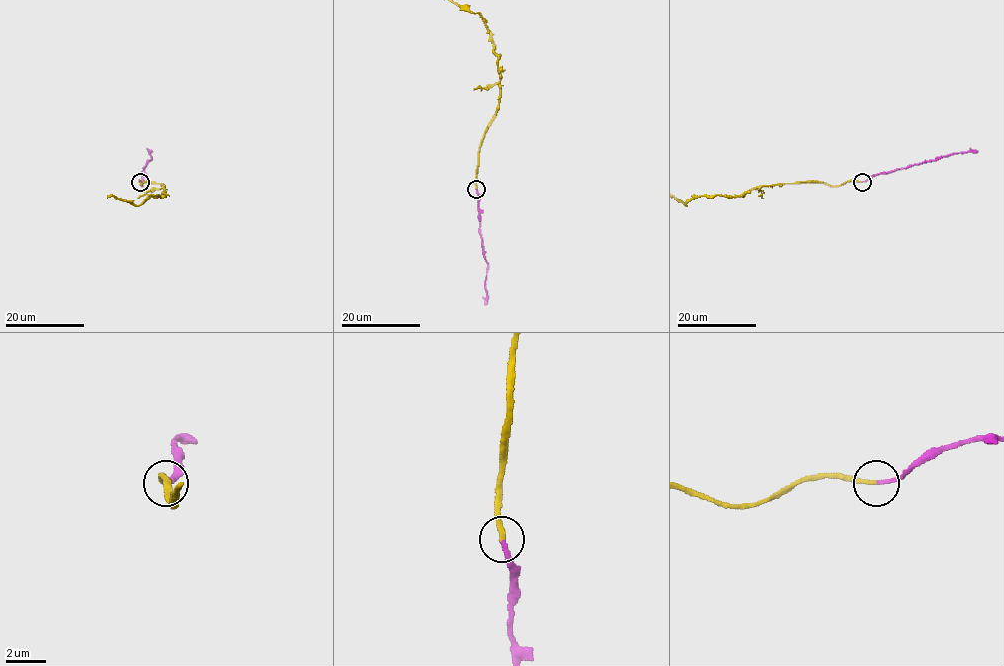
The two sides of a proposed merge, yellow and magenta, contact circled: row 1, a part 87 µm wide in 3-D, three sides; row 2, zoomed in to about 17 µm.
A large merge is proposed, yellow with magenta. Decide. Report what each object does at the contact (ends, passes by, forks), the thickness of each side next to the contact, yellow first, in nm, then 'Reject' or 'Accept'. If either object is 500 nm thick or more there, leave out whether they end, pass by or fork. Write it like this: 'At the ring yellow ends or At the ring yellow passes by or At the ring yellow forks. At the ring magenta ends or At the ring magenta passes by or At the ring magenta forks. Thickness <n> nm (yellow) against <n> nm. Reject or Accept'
At the ring yellow ends. At the ring magenta ends. Thickness 240 nm (yellow) against 190 nm. Accept

